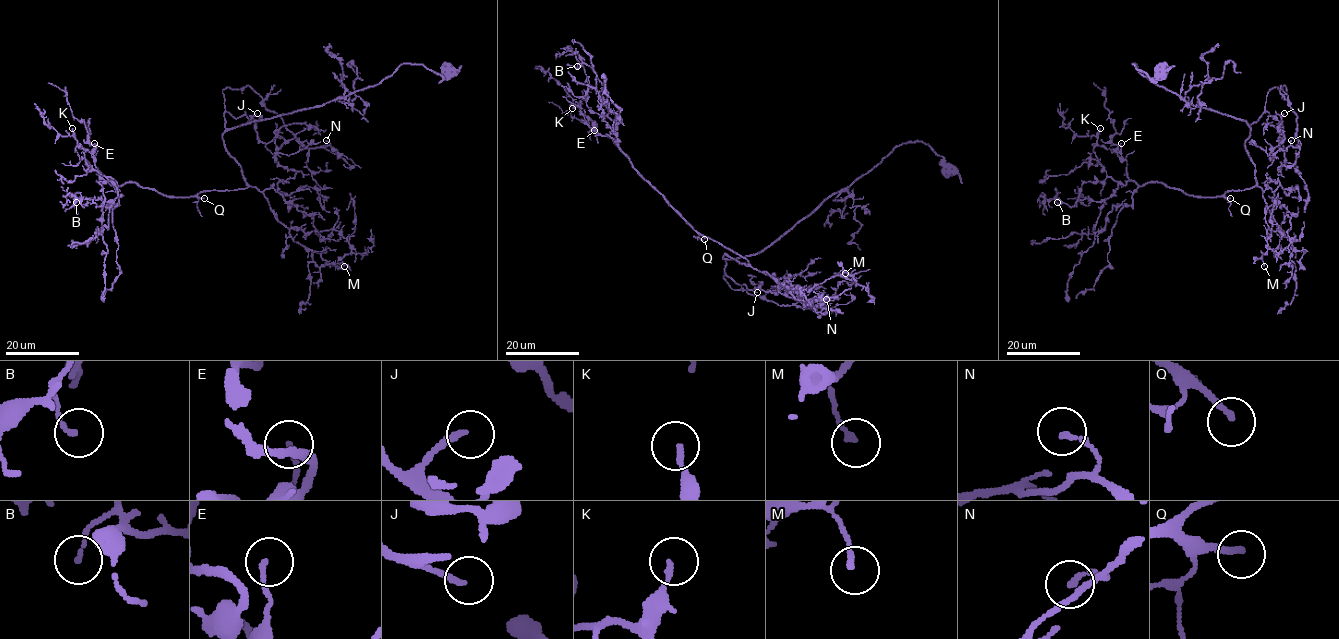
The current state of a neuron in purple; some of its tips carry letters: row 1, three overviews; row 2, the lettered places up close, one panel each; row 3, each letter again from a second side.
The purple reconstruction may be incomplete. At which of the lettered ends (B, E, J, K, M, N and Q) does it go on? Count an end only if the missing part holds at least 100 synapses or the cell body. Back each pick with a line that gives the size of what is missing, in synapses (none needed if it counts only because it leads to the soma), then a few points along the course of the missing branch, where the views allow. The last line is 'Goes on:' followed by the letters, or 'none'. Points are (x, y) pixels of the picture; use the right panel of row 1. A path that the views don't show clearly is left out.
J: about 140 synapses; missing branch runs (1284, 113), (1289, 117), (1293, 155), (1284, 152), (1274, 157), (1269, 165), (1270, 172), (1260, 169)
Q: about 110 synapses; missing branch runs (1230, 198), (1258, 202), (1269, 209), (1281, 203), (1287, 184), (1284, 156)
Goes on: J, Q

